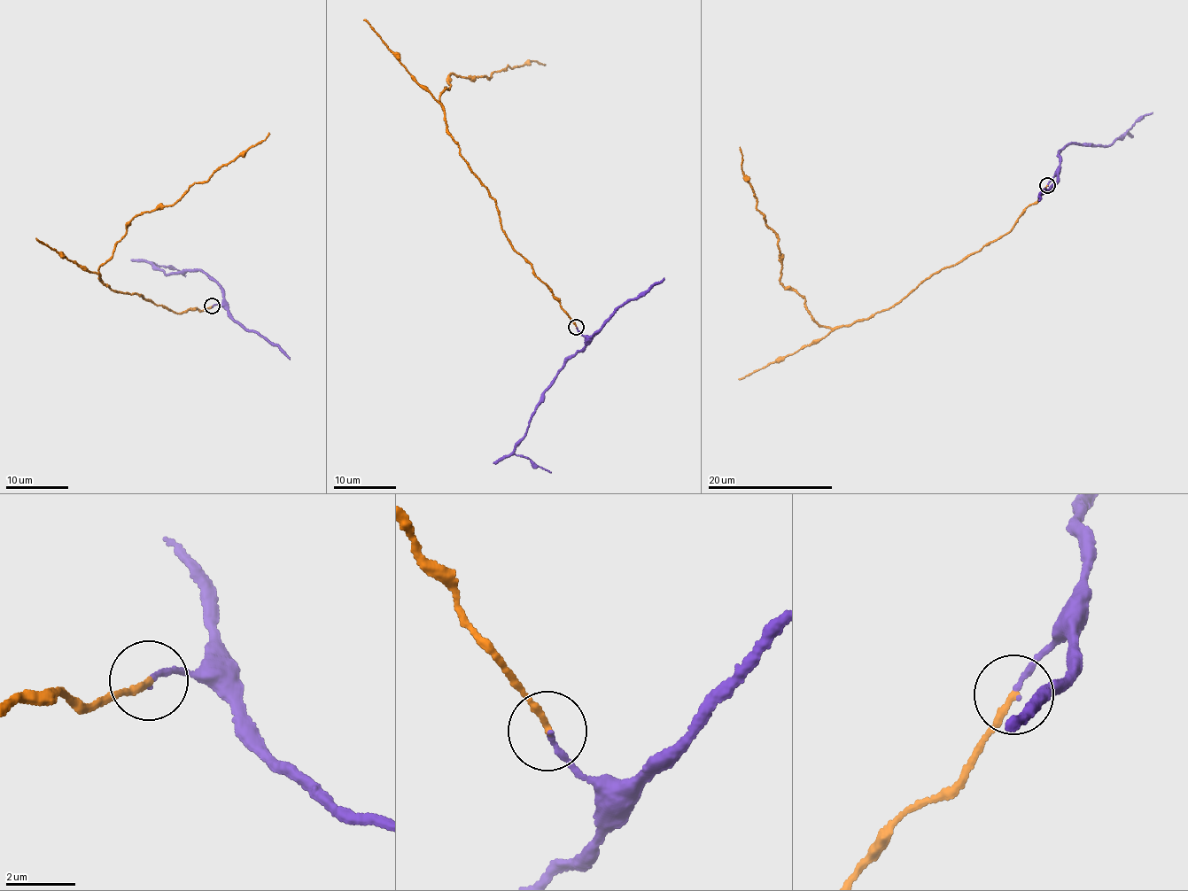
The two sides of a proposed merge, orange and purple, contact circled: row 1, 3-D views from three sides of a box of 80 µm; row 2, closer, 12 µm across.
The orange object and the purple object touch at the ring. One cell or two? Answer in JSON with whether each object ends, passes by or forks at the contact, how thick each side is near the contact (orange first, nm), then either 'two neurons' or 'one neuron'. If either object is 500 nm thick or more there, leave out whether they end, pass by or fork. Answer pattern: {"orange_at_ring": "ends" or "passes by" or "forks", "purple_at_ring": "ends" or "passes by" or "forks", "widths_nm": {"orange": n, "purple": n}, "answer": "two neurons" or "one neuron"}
{"orange_at_ring": "ends", "purple_at_ring": "ends", "widths_nm": {"orange": 190, "purple": 160}, "answer": "one neuron"}

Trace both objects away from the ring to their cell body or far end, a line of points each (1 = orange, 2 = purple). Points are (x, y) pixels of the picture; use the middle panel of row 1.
1: (576, 327), (510, 243), (498, 209), (449, 133), (439, 102), (452, 73), (483, 77), (509, 65), (544, 65)
2: (576, 327), (586, 344), (553, 379), (514, 451), (516, 455), (529, 458), (551, 472)

